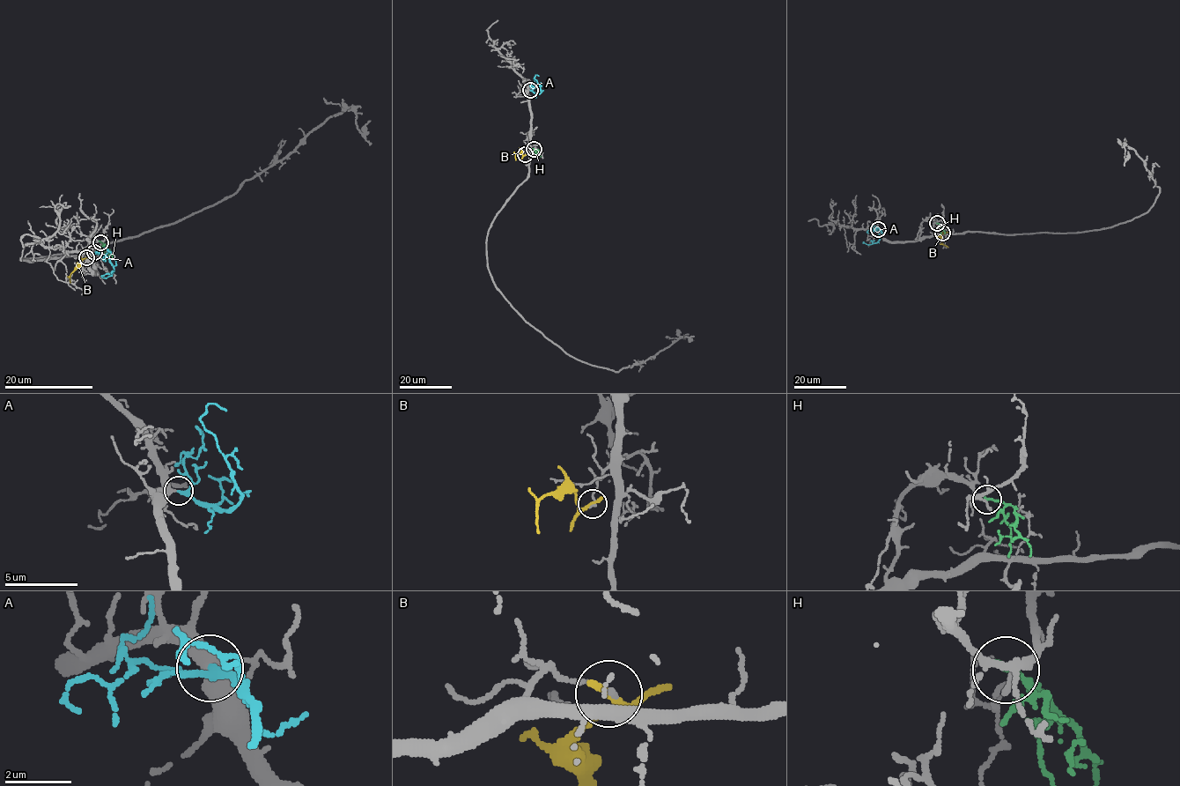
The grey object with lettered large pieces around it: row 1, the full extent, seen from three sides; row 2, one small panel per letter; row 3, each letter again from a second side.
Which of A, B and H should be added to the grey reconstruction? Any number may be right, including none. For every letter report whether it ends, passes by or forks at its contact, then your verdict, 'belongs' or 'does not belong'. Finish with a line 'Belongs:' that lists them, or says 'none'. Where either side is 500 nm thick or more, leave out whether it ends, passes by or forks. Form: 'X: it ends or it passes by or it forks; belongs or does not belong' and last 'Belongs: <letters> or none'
A: it passes by; belongs
B: it passes by; does not belong
H: it ends; does not belong
Belongs: A

